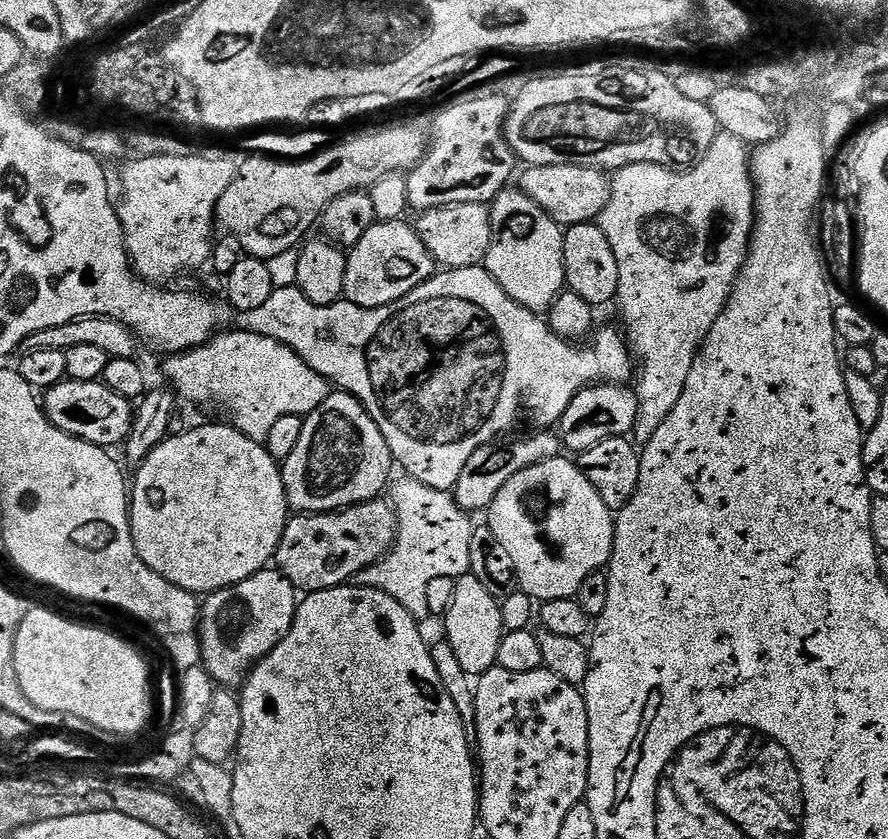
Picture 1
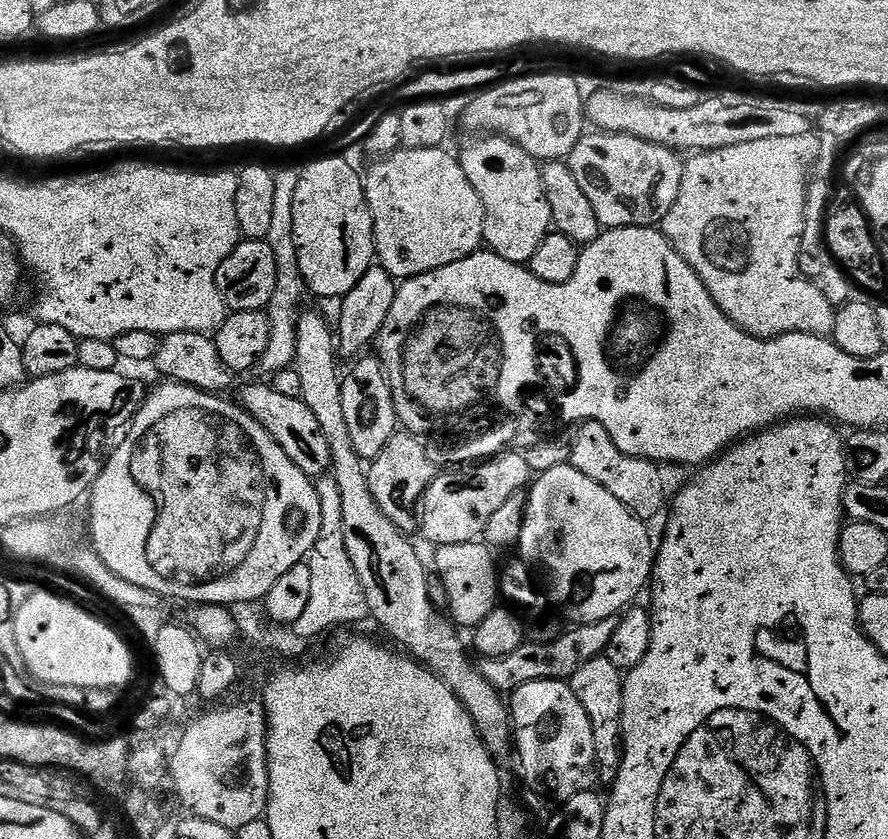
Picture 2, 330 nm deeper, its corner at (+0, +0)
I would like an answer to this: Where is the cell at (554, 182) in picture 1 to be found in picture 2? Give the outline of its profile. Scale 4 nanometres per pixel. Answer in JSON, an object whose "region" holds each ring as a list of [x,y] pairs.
{"region":[[[596,130],[585,134],[566,163],[605,229],[659,225],[678,202],[682,190],[685,161],[673,149],[621,132]]]}

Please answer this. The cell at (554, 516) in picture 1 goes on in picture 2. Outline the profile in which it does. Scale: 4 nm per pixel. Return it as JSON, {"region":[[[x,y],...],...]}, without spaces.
{"region":[[[566,463],[535,477],[528,492],[518,552],[537,569],[544,568],[548,575],[548,592],[557,604],[555,607],[565,617],[568,615],[576,624],[593,624],[619,617],[635,601],[632,599],[643,588],[645,591],[649,587],[658,548],[654,540],[652,544],[648,527],[645,521],[622,506],[622,502],[618,502],[618,498],[614,498],[606,486],[598,486],[594,478],[586,478],[586,474],[573,468],[571,463]]]}

